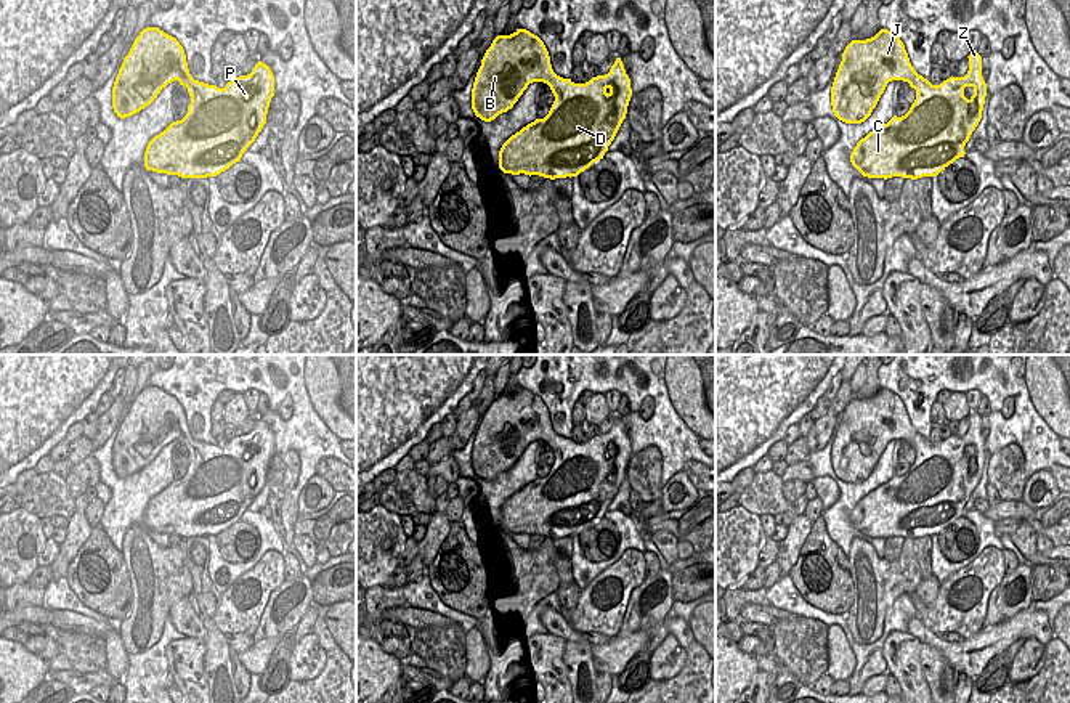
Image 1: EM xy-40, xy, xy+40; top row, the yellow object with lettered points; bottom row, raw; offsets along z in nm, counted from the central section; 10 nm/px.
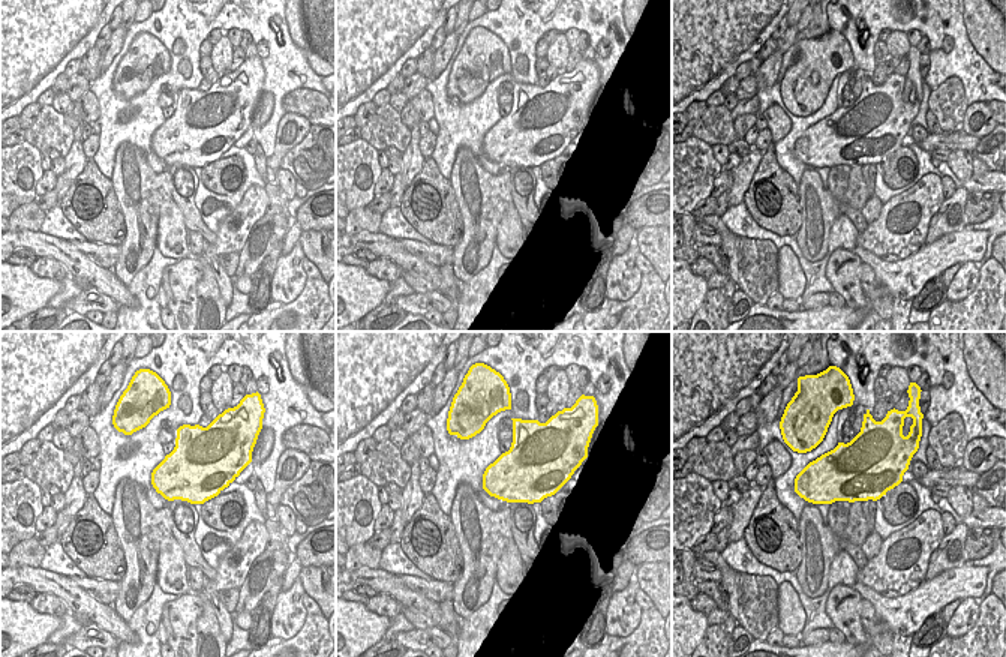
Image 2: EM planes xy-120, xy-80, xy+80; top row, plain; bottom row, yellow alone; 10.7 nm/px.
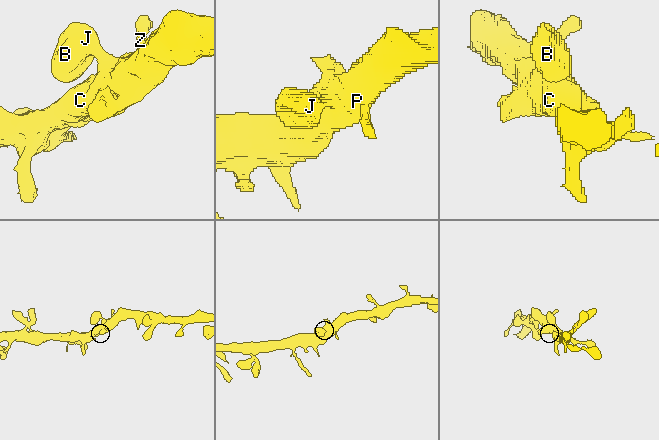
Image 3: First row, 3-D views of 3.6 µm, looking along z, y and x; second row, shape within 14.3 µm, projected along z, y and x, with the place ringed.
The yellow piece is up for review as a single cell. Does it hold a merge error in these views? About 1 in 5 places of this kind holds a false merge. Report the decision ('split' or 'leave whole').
leave whole

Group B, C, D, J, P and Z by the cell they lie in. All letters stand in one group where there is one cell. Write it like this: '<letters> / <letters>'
B C D J P Z

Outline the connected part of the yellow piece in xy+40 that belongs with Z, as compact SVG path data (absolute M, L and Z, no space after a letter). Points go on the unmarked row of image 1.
M887 388L845 406L831 446L831 465L839 480L865 482L892 440L908 441L916 449L905 475L894 475L853 507L850 522L863 536L937 536L964 517L987 456L982 416L971 411L967 417L964 437L951 435L932 445L914 430L900 396Z

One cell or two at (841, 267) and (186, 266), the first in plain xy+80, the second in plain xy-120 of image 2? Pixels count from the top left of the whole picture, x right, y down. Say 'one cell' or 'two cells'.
one cell

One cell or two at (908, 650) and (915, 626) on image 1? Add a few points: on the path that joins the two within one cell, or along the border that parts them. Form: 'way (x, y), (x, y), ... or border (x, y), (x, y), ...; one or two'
border (908, 631), (921, 642); two

